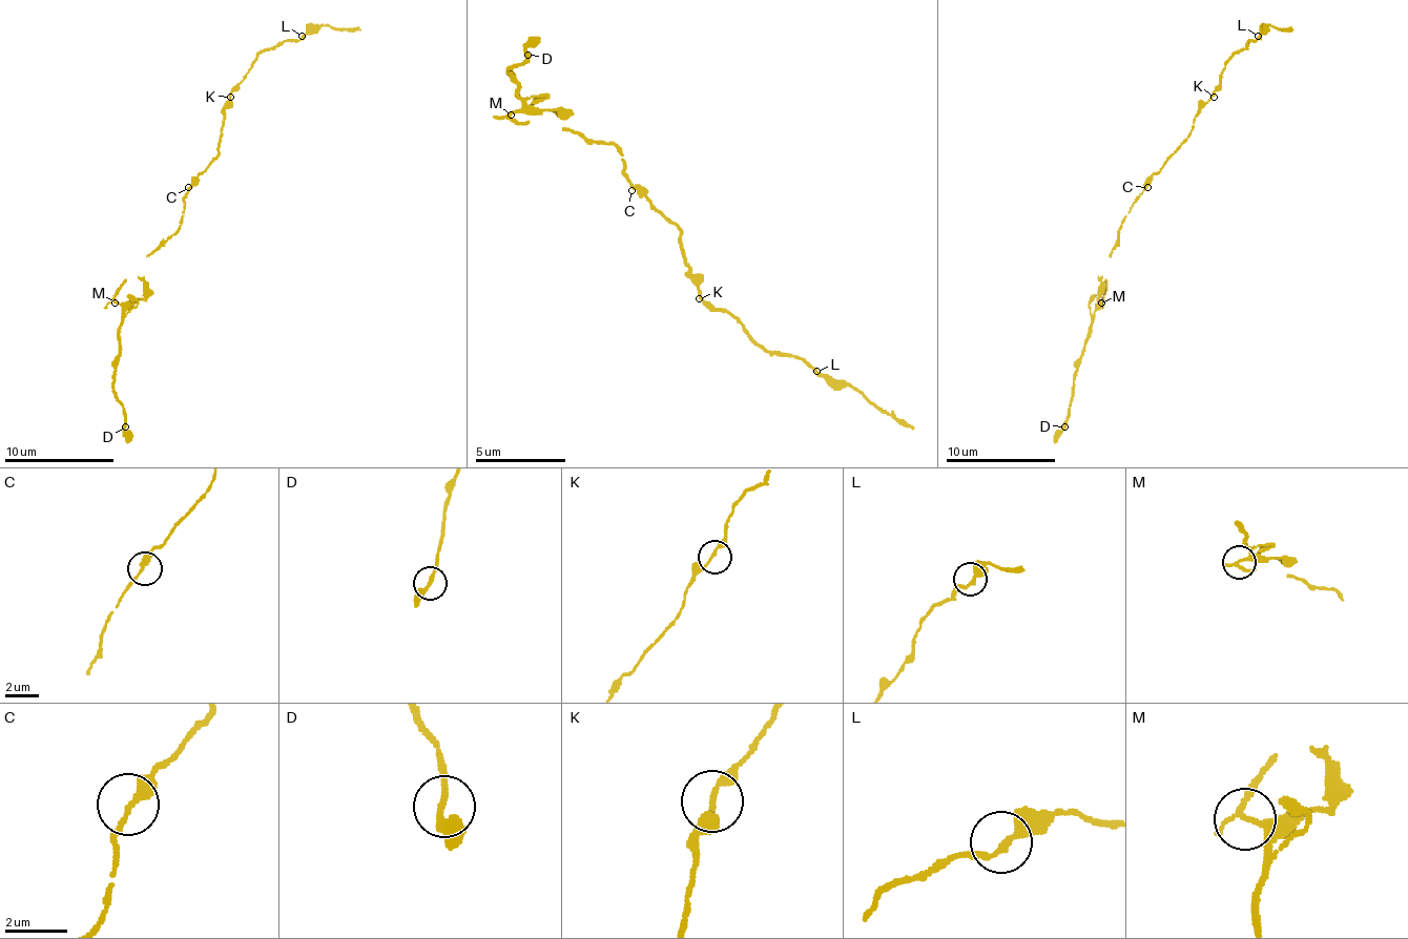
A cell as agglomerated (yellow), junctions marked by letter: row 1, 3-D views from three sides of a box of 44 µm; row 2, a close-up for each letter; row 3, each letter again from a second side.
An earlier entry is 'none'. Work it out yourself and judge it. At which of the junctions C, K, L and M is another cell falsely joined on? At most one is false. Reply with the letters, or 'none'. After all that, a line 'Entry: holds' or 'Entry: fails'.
M
Entry: fails

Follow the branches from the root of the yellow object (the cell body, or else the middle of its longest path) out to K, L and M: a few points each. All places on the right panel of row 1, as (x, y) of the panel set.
K: (1144, 187), (1188, 134), (1194, 116), (1214, 97)
L: (1144, 187), (1188, 134), (1197, 110), (1219, 83), (1224, 63), (1258, 36)
M: (1144, 187), (1125, 214), (1119, 240), (1109, 256), (1103, 289), (1097, 295), (1100, 303)

